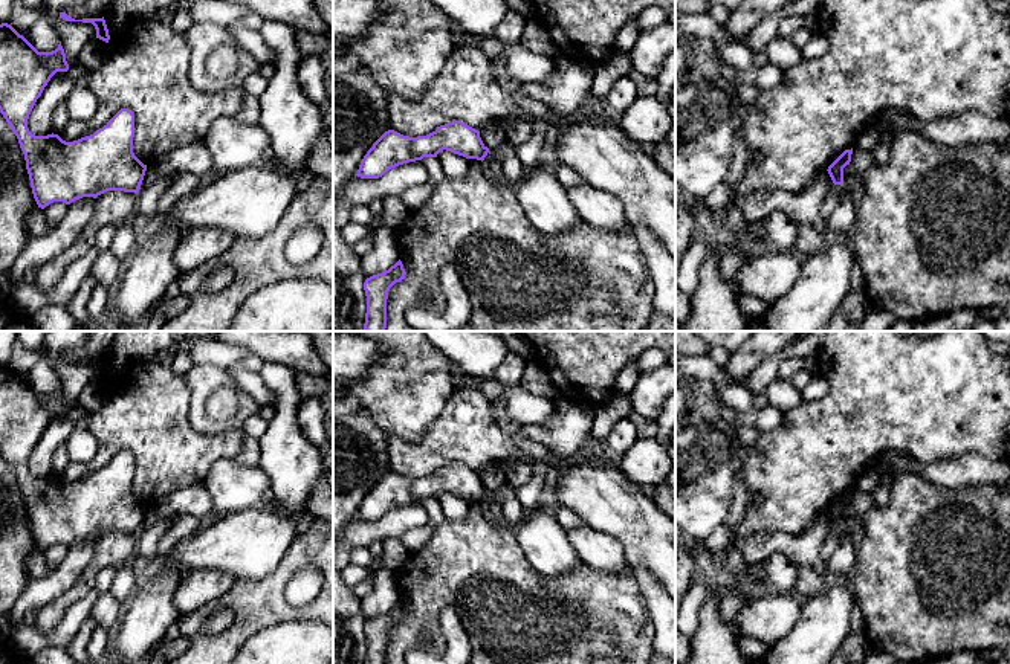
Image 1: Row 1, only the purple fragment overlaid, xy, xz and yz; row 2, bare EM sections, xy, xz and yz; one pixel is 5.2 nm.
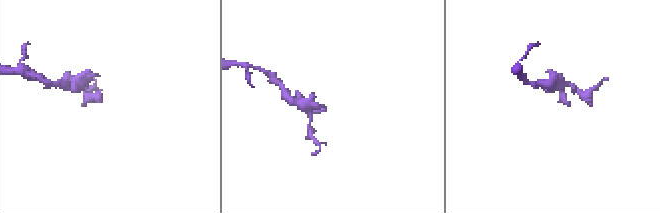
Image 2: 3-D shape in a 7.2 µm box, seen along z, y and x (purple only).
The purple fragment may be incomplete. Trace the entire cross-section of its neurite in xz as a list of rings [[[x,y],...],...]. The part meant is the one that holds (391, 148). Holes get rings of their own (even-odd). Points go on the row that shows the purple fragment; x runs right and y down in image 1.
[[[461,121],[448,122],[435,131],[417,137],[388,130],[364,156],[358,177],[379,179],[391,168],[422,160],[423,157],[437,157],[443,150],[481,162],[489,153],[480,137],[480,131]]]

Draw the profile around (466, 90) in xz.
[[[471,44],[457,46],[419,99],[388,96],[390,128],[417,137],[454,121],[478,131],[490,121],[533,122],[513,95],[497,82],[492,61]]]

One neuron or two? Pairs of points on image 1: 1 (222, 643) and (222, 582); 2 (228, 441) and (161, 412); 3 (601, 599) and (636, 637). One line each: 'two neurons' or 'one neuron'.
1: two neurons
2: one neuron
3: one neuron

